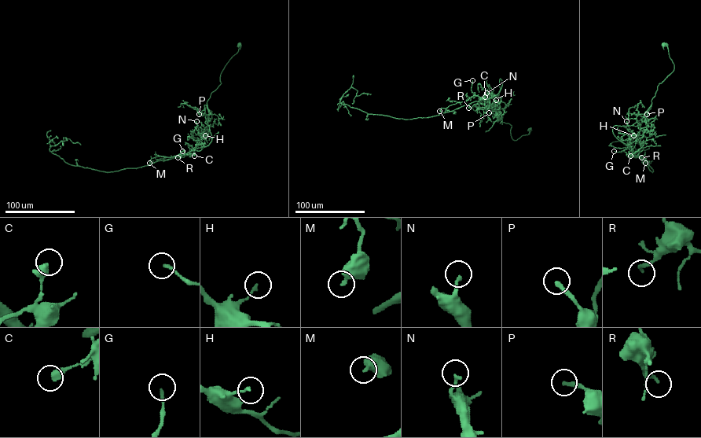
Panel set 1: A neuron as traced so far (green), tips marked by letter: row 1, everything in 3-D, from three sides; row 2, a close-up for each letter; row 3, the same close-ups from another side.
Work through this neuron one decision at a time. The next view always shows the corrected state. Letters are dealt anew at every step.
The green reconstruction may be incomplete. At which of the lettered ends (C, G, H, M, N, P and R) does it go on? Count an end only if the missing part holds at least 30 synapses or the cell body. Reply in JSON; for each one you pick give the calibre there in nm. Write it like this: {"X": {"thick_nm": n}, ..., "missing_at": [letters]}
{"missing_at": []}

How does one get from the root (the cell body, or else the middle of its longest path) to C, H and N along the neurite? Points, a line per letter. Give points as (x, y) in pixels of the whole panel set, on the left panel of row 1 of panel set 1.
C: (240, 44), (238, 51), (222, 72), (221, 83), (207, 101), (207, 126), (195, 149), (194, 156)
H: (240, 44), (238, 51), (222, 72), (221, 83), (207, 101), (207, 126), (201, 135), (198, 134), (205, 135)
N: (240, 44), (238, 51), (222, 72), (221, 83), (207, 101), (208, 120), (200, 135), (196, 121)

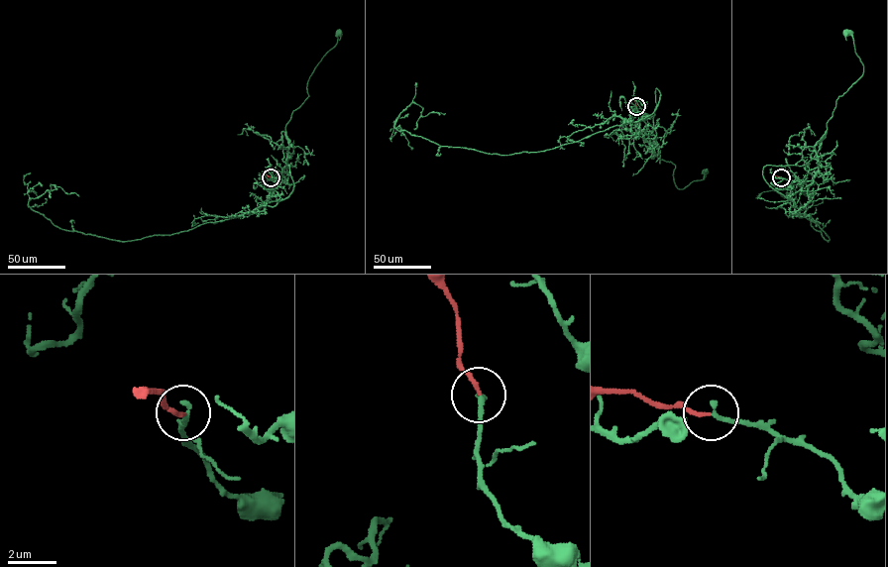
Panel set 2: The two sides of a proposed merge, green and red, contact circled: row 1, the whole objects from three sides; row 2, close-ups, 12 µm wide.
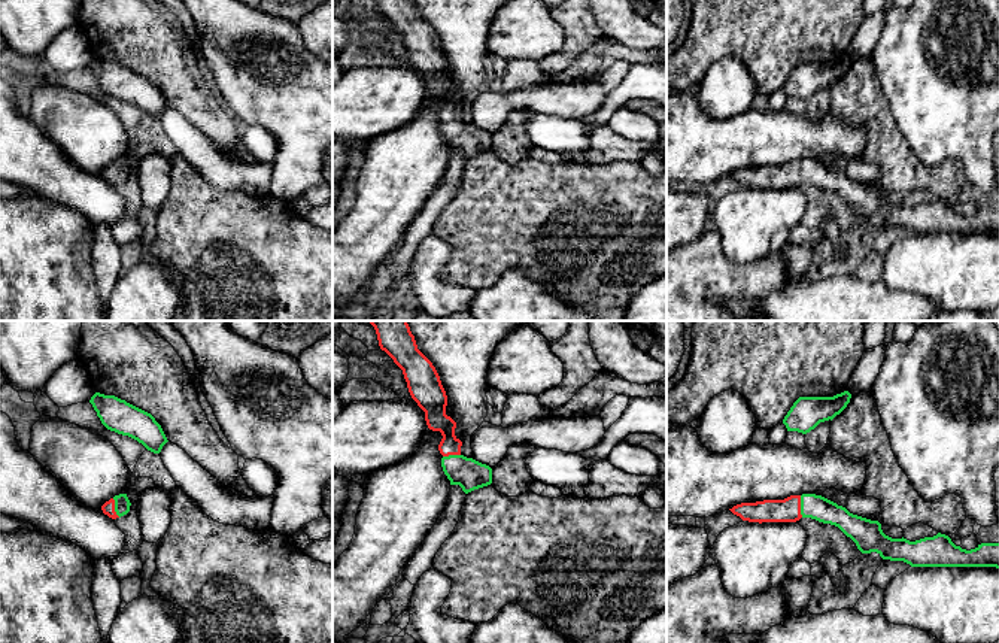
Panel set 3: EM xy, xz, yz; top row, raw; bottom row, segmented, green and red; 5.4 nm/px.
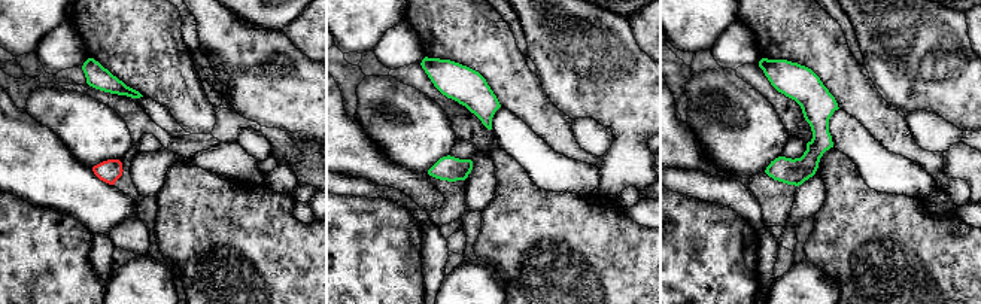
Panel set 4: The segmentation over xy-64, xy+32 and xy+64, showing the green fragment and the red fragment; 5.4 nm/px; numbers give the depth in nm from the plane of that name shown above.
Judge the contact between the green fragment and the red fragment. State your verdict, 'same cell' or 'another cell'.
same cell

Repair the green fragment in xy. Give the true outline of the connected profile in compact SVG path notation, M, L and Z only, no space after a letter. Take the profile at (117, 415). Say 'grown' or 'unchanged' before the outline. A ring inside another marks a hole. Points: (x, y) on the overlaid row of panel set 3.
unchanged; M95 392L89 403L107 430L137 440L154 454L160 454L168 442L161 425L151 413L125 400Z

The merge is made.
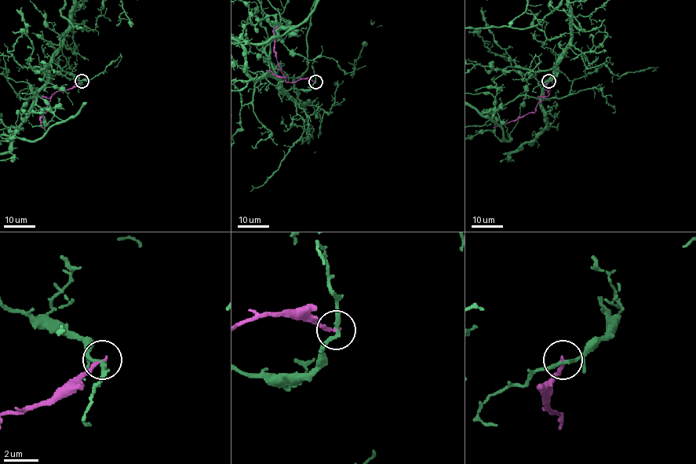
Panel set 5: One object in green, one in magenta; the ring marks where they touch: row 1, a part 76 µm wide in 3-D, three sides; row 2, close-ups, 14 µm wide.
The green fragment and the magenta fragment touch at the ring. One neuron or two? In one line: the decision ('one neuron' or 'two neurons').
two neurons

